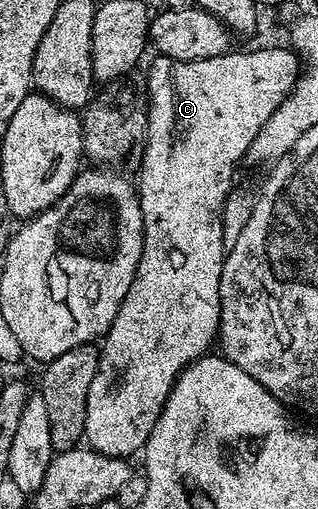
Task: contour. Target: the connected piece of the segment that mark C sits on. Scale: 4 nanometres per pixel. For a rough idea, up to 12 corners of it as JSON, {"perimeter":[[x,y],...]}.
{"perimeter":[[291,47],[148,68],[144,245],[84,440],[132,458],[217,343],[236,163]]}

